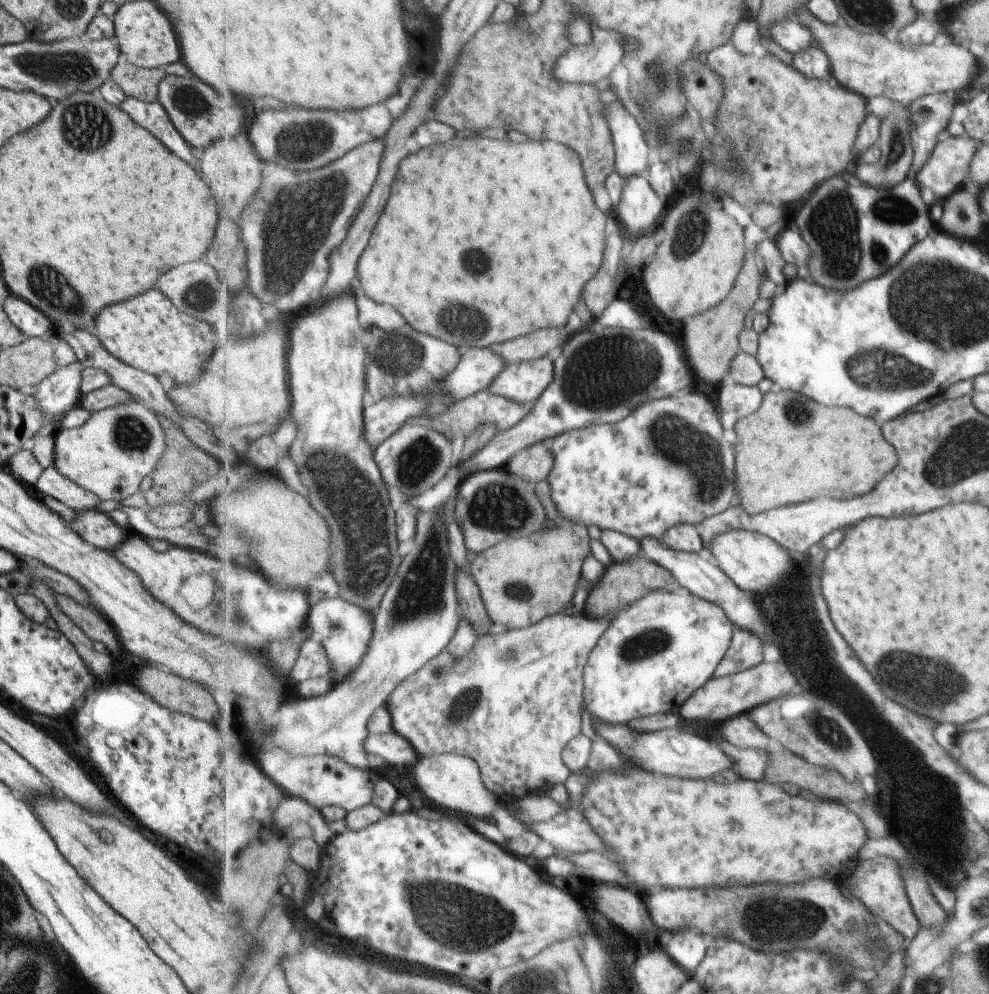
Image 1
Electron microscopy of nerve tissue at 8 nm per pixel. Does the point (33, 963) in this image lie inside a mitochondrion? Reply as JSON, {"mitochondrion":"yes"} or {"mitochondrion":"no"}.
{"mitochondrion":"yes"}

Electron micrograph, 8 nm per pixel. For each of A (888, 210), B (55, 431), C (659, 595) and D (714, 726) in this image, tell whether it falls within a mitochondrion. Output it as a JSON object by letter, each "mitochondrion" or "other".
{"A":"mitochondrion","B":"other","C":"other","D":"other"}

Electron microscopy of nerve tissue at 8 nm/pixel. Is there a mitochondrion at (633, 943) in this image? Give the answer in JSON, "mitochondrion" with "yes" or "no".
{"mitochondrion":"no"}

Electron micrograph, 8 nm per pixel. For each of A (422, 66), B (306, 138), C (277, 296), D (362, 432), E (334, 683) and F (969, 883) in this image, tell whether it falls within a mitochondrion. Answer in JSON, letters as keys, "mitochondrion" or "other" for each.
{"A":"other","B":"mitochondrion","C":"mitochondrion","D":"other","E":"other","F":"other"}

